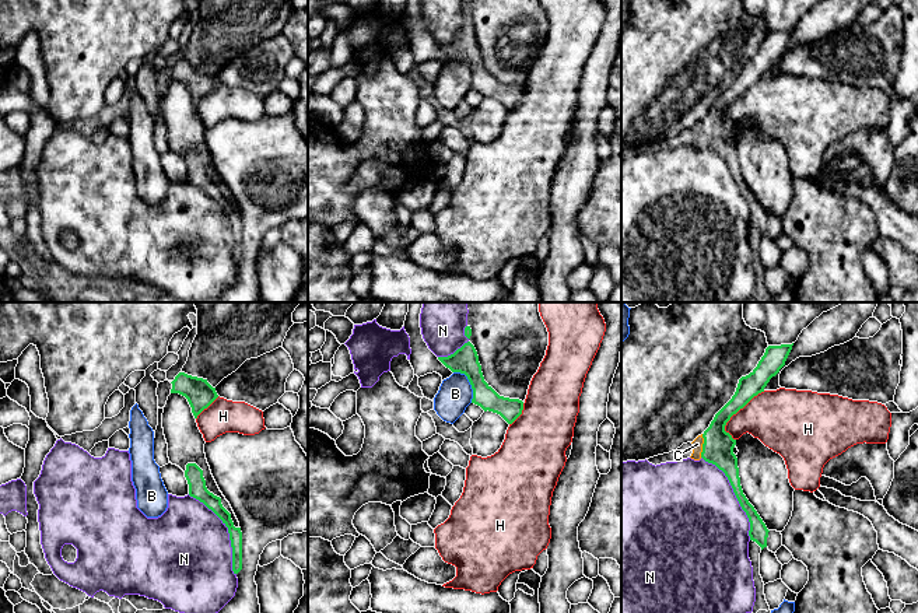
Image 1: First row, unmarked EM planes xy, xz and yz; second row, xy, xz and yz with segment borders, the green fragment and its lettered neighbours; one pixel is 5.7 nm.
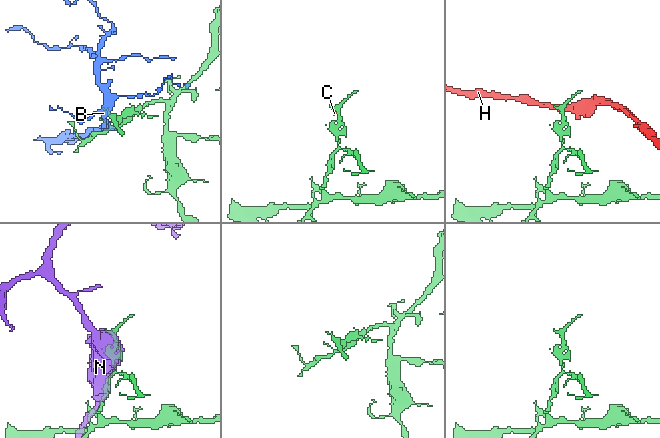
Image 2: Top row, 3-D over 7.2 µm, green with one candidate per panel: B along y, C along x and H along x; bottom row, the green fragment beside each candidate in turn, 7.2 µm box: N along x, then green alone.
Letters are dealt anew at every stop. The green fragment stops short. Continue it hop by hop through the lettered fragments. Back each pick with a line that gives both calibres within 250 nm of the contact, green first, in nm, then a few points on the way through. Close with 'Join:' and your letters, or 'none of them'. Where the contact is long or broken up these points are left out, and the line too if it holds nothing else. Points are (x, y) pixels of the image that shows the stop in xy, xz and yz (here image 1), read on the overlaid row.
C: Thickness 180 nm (green) against 60 nm. Path across: yz (718, 445), (703, 445), (697, 444)
Join: C

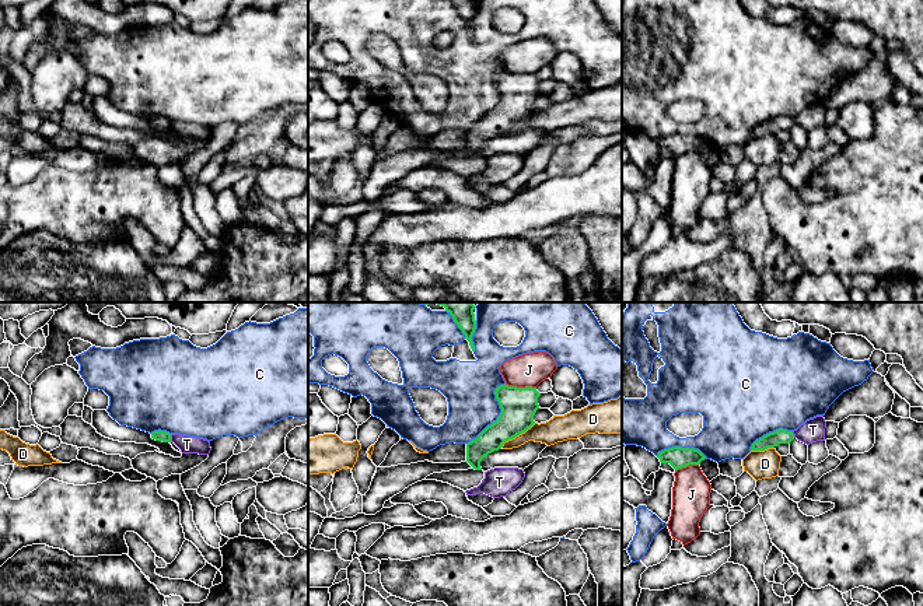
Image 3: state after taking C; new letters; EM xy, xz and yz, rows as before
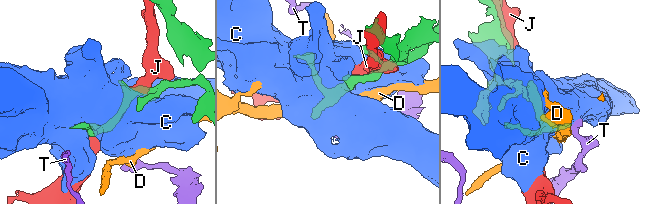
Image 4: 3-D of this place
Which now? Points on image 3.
Join: none of them

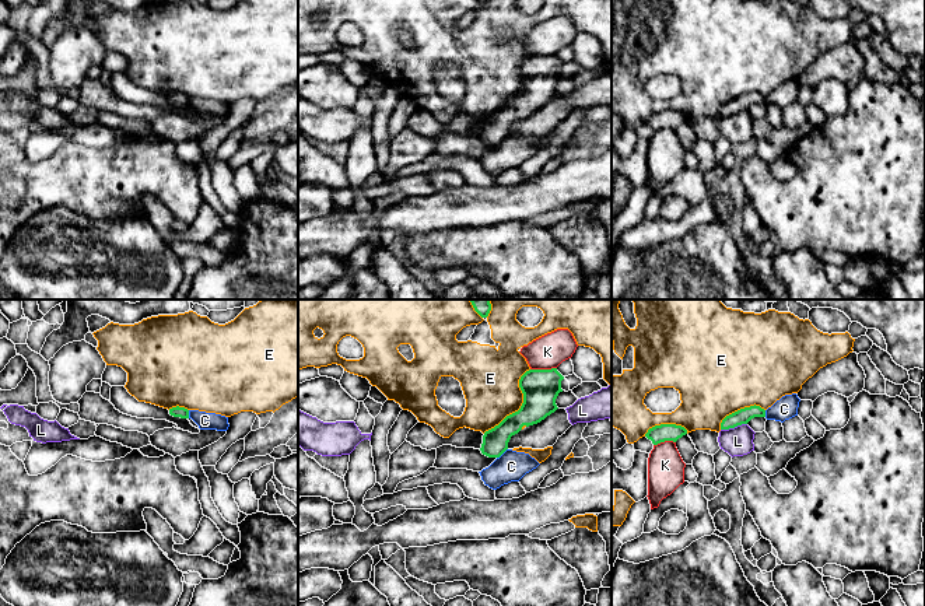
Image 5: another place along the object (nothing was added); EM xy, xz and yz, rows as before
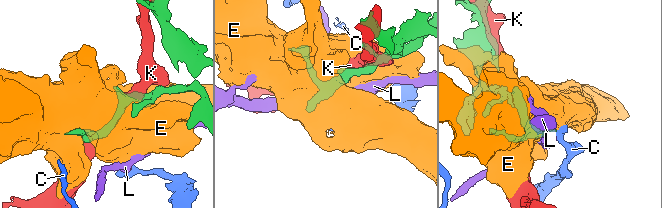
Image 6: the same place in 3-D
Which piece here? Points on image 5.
Join: none of them

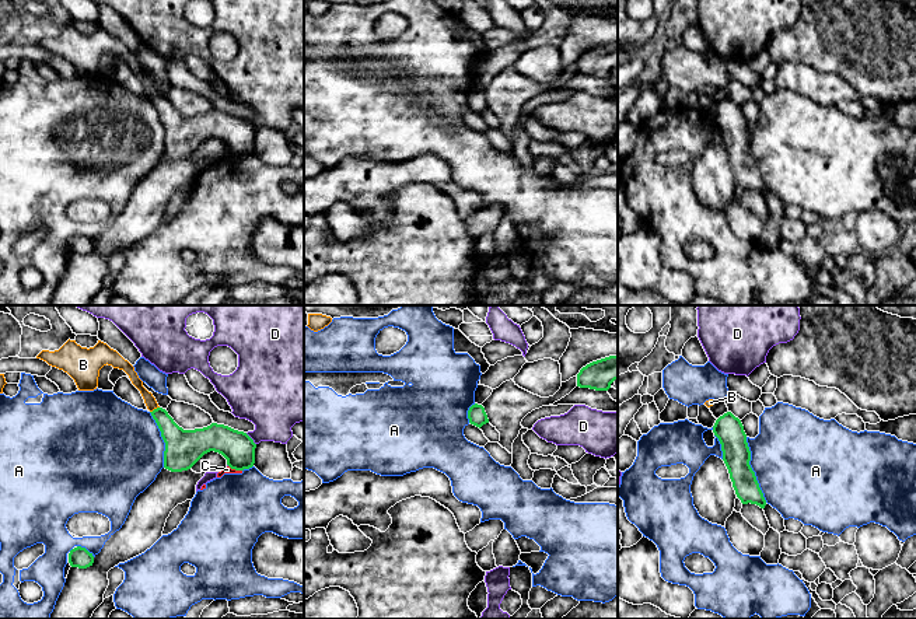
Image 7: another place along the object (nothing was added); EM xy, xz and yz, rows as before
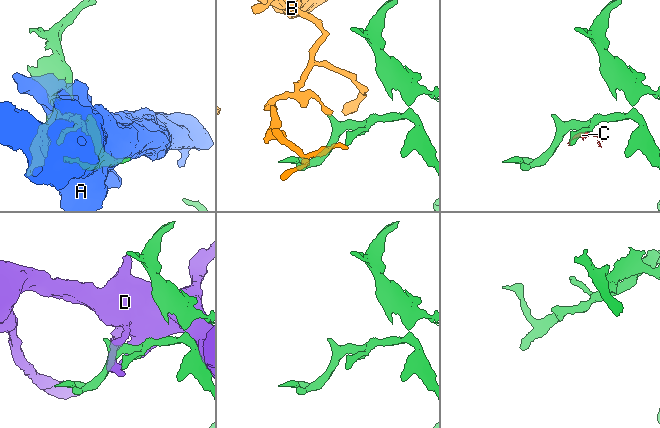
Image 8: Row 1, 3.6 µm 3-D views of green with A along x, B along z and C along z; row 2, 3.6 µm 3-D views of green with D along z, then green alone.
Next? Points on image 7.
Join: none of them

